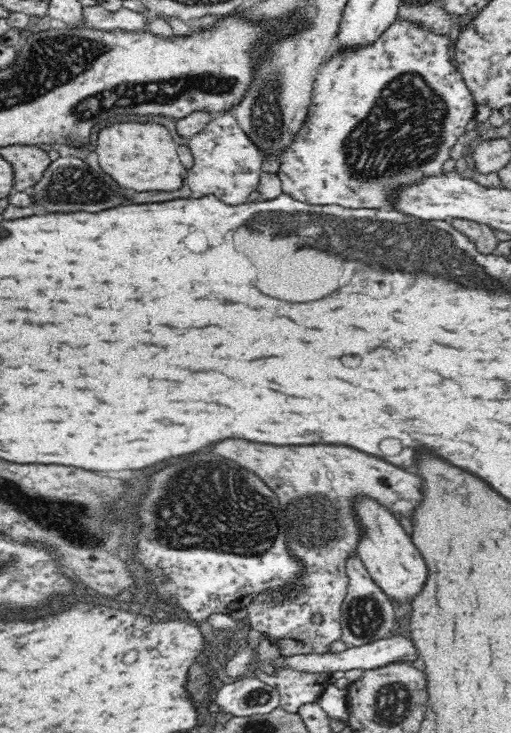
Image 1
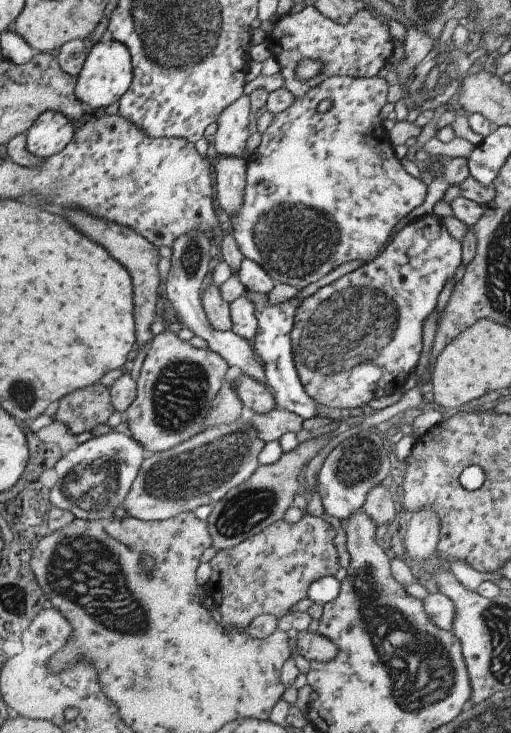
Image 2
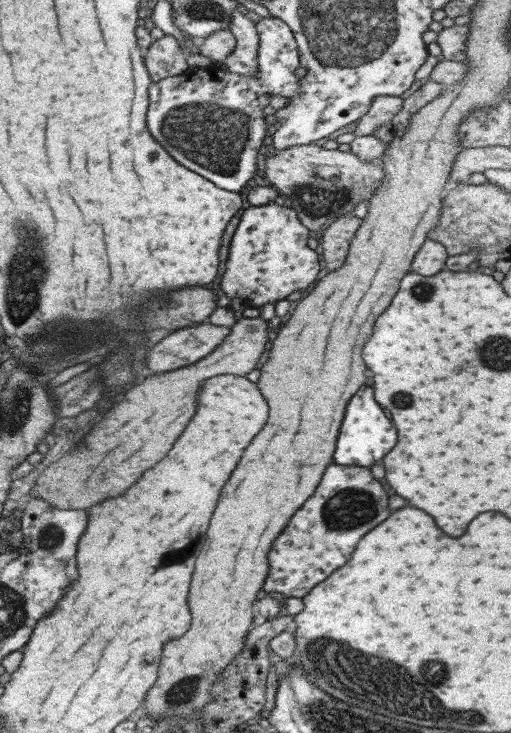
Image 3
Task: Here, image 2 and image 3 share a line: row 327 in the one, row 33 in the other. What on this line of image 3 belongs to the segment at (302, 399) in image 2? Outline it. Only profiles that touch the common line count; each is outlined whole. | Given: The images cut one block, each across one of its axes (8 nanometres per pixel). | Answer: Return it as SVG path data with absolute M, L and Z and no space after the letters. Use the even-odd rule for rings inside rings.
M270 15L255 24L255 32L259 40L256 76L227 73L212 65L192 69L187 67L179 75L152 82L148 90L146 127L149 134L177 164L203 176L216 188L228 192L239 193L257 174L257 150L261 148L266 133L271 131L263 117L263 108L268 105L269 96L275 94L287 99L299 94L299 87L296 86L299 77L293 76L293 72L299 68L298 48L289 27L282 20Z

